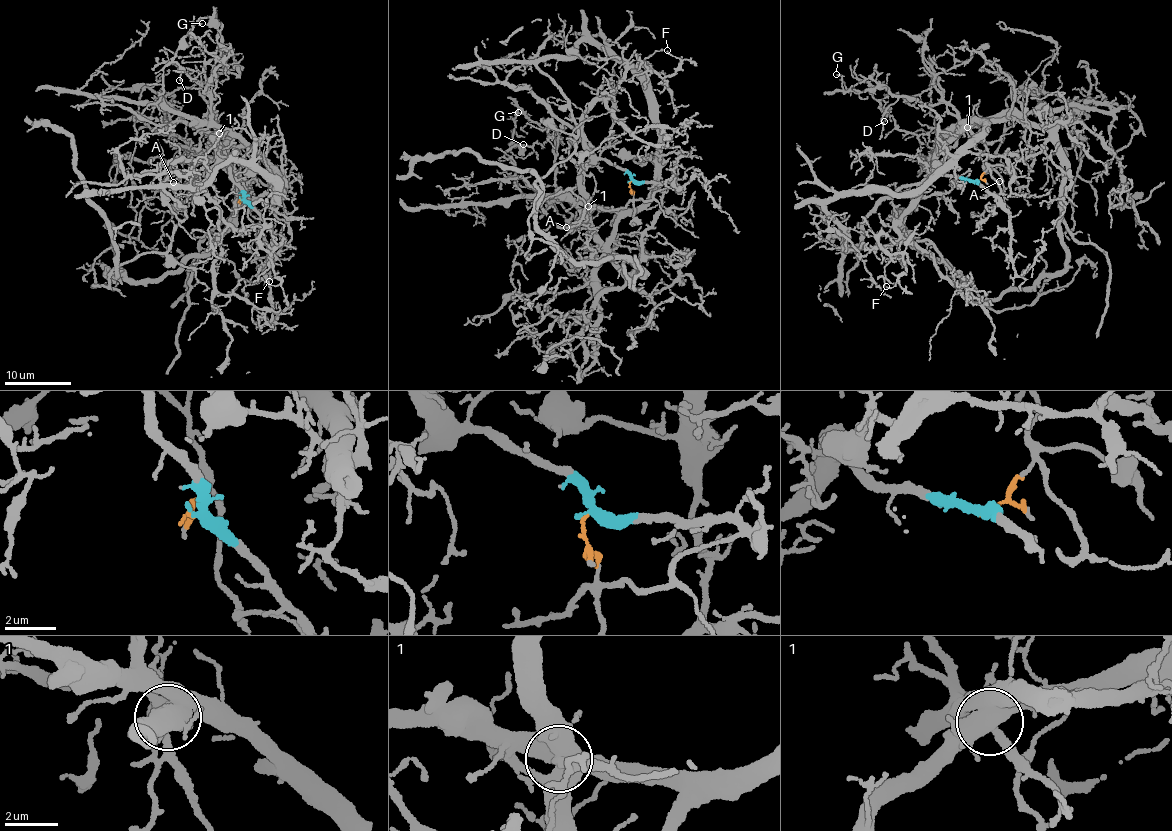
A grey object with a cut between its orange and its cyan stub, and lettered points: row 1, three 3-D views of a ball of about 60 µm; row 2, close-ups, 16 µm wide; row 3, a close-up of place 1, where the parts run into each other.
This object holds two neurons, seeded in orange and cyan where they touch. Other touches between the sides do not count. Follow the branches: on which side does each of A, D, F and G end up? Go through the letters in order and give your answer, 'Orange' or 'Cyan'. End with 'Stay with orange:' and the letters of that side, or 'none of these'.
A: Orange
D: Orange
F: Cyan
G: Orange
Stay with orange: A, D, G

